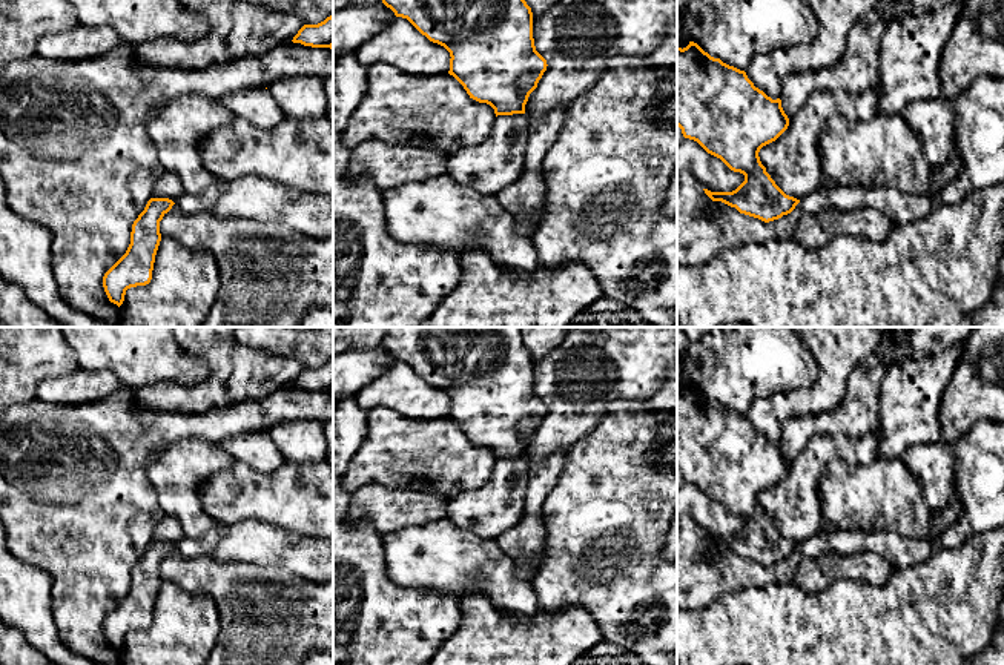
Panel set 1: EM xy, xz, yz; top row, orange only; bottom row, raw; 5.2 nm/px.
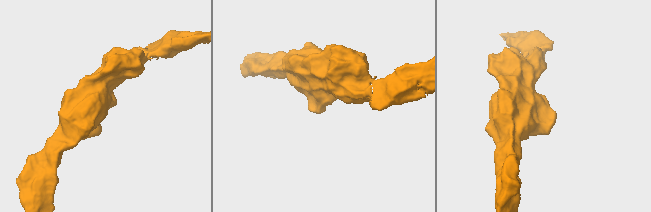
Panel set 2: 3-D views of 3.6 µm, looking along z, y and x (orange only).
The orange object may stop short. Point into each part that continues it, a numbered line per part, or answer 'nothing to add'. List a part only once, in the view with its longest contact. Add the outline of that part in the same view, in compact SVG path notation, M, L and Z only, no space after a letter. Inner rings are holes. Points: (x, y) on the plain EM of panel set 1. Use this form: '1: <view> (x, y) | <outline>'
nothing to add

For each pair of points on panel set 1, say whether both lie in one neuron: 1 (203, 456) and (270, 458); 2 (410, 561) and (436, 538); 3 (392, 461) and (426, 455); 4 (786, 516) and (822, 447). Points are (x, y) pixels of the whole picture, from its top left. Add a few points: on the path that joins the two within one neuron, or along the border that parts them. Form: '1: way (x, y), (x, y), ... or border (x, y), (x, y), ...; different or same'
1: border (218, 444), (235, 459); different
2: way (418, 558), (422, 558), (435, 545); same
3: way (399, 455), (418, 455); same
4: way (794, 499), (811, 464); same

